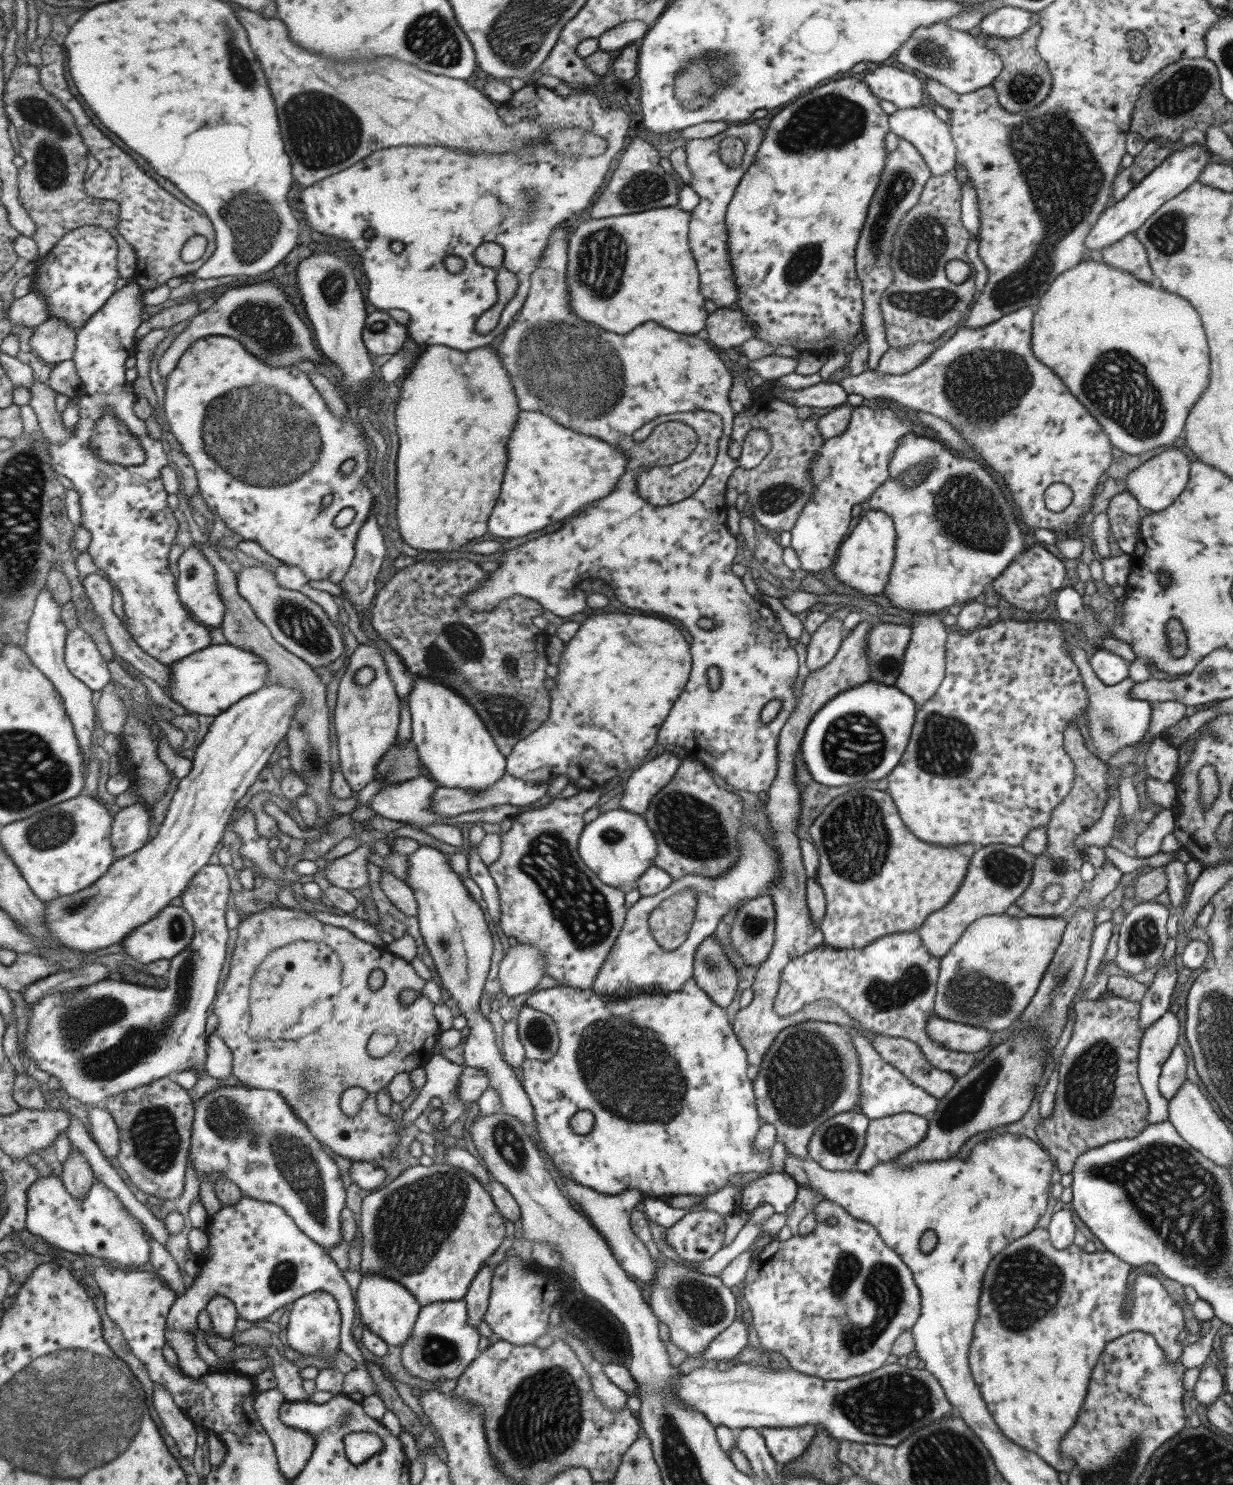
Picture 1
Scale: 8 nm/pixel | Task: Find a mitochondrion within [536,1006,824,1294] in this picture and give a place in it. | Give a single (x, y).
(615, 1056)

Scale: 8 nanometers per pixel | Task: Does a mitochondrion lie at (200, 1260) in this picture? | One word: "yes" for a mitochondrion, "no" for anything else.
no

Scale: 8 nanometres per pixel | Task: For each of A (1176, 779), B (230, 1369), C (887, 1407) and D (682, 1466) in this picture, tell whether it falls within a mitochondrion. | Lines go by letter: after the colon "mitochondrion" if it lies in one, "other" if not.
A: other
B: other
C: mitochondrion
D: mitochondrion

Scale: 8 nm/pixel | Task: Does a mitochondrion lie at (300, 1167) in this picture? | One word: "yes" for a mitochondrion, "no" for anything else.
yes

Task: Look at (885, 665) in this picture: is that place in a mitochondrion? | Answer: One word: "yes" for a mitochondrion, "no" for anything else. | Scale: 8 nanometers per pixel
yes

